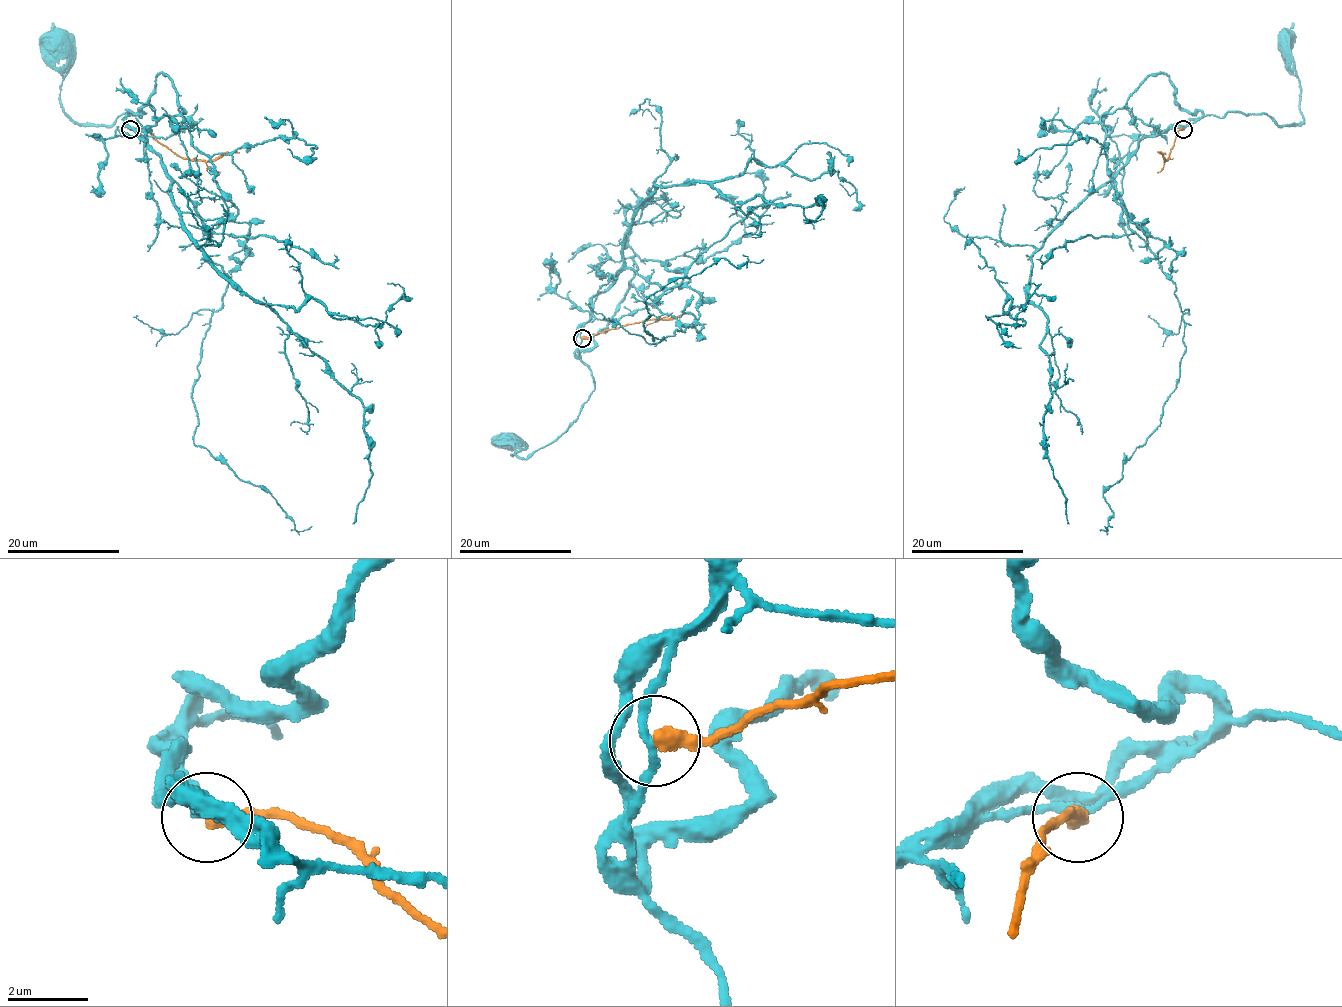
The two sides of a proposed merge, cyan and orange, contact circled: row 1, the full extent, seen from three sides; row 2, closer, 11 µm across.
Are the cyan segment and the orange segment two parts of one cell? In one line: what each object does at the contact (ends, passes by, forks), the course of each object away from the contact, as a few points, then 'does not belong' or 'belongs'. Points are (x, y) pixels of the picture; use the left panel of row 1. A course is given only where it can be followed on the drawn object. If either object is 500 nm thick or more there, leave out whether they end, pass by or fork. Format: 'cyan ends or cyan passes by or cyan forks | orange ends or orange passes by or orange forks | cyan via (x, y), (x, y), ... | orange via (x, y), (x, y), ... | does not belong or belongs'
cyan passes by | orange ends | cyan via (129, 129), (126, 118), (140, 118), (142, 112), (122, 114), (111, 125), (77, 123), (64, 111), (55, 42) | orange via (129, 129), (149, 132), (160, 143), (187, 159), (214, 161), (228, 153), (239, 152) | does not belong

